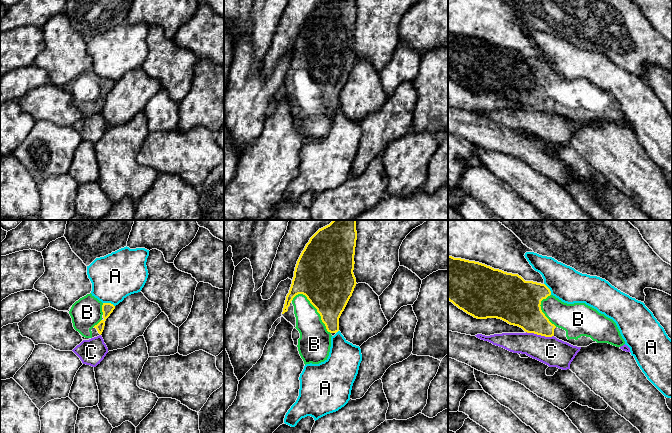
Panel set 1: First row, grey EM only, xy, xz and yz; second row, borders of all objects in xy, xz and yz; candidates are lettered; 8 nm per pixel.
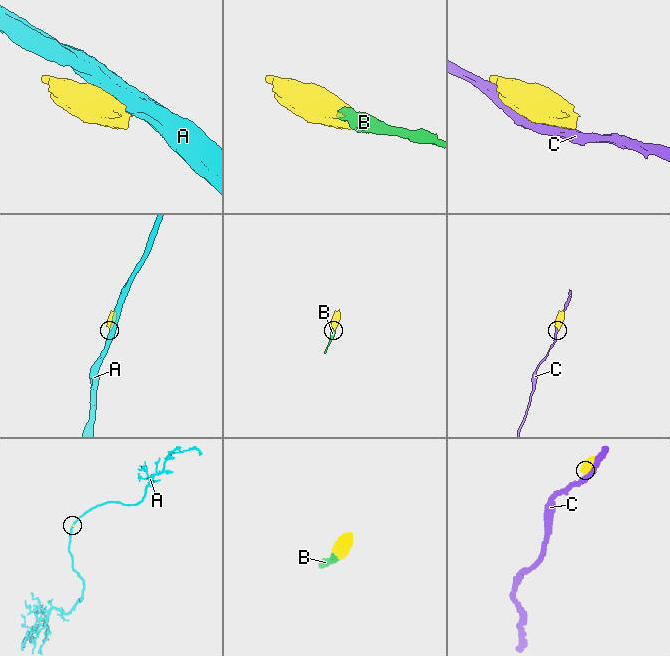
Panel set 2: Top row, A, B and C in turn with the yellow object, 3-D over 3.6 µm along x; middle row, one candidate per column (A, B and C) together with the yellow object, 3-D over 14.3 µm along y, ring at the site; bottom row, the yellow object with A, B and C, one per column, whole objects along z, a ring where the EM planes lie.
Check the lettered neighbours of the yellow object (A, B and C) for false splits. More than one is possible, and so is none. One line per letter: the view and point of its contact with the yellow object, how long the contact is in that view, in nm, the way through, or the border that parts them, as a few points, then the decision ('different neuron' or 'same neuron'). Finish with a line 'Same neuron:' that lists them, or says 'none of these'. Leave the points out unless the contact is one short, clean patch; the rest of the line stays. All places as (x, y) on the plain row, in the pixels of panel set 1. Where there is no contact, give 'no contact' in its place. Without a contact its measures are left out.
A: contact xy (109, 79); length 100 nm; different neuron
B: contact xz (317, 86); length 420 nm; same neuron
C: contact yz (540, 110); length 220 nm; different neuron
Same neuron: B

